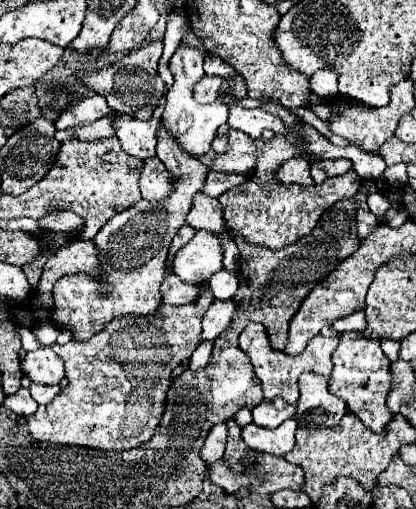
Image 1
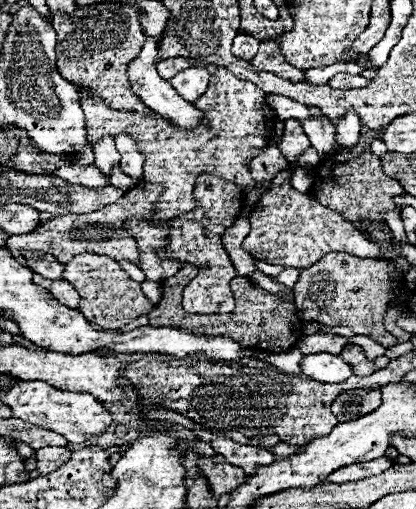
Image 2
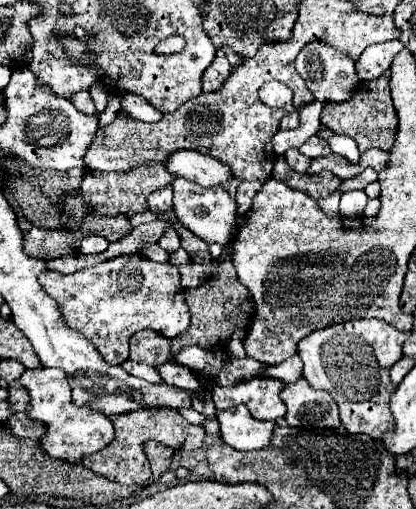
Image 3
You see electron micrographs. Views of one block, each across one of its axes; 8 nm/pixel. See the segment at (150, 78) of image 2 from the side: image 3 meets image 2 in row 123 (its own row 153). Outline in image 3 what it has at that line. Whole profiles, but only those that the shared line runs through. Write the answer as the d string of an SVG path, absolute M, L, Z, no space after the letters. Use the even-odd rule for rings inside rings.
M192 150L172 152L172 156L170 156L170 160L166 160L164 168L172 176L182 176L200 186L224 186L232 178L228 166L224 166L222 162L218 162L212 156L192 152Z

